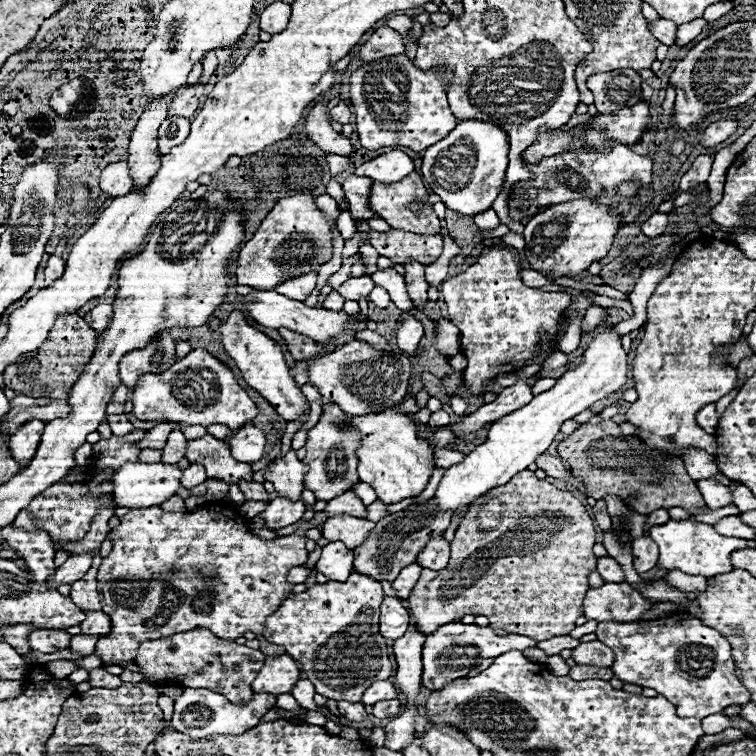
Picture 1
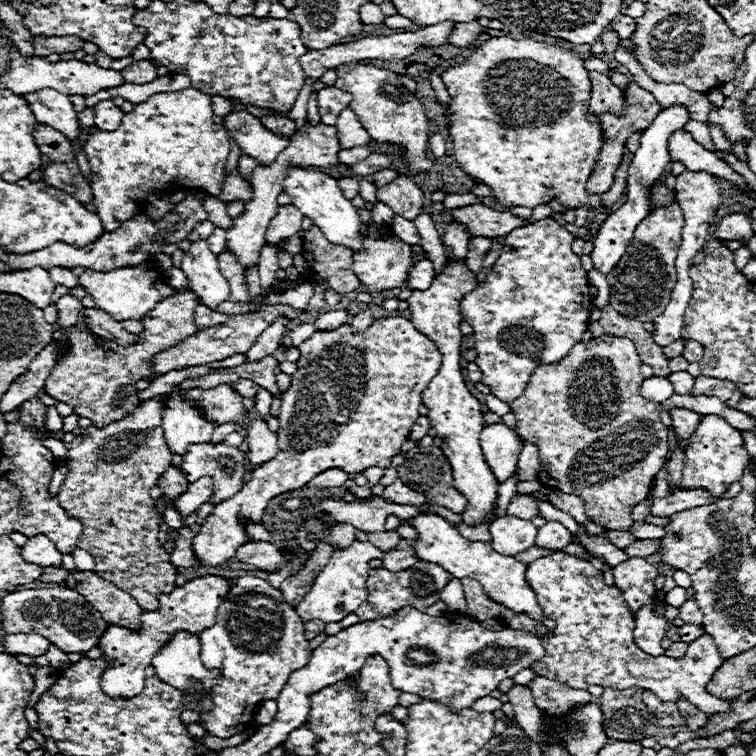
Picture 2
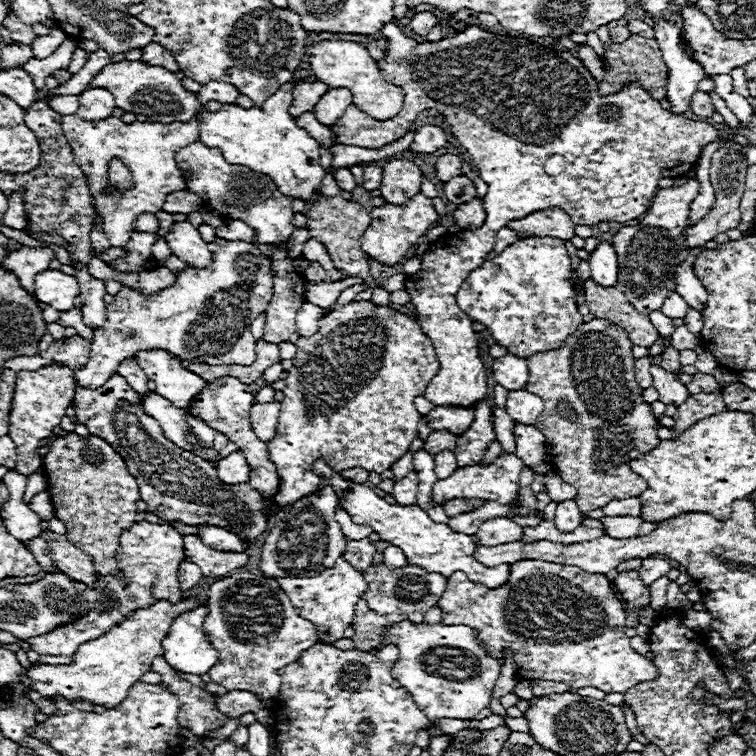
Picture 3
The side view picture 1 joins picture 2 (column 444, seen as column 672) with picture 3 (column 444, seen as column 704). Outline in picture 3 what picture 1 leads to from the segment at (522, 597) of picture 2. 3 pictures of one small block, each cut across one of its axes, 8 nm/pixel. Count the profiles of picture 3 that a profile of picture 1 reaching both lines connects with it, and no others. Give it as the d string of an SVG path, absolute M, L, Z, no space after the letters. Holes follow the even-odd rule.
M324 458L316 460L312 464L312 470L316 472L316 476L324 478L320 482L318 490L322 490L326 486L332 486L334 492L338 492L340 508L344 508L352 516L352 520L356 524L368 524L374 532L380 534L380 540L386 540L386 542L402 548L408 564L422 566L428 572L438 572L438 574L442 574L446 578L450 578L456 570L462 570L472 582L488 584L488 588L498 588L498 586L502 586L502 584L508 582L508 572L510 572L508 564L500 564L500 566L488 568L488 566L476 562L476 558L474 558L476 544L472 542L472 538L466 536L466 534L452 532L448 528L448 524L436 524L436 522L432 522L430 516L420 506L388 504L386 500L382 500L380 496L376 496L376 492L372 492L370 488L366 488L364 484L354 484L354 482L342 478L342 474L336 472L332 466L328 466L324 462Z

